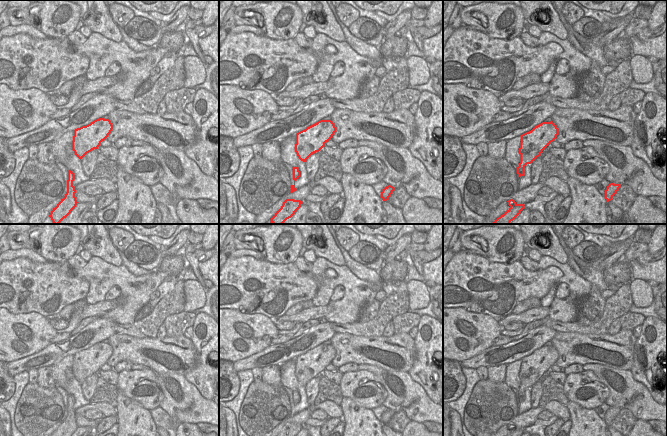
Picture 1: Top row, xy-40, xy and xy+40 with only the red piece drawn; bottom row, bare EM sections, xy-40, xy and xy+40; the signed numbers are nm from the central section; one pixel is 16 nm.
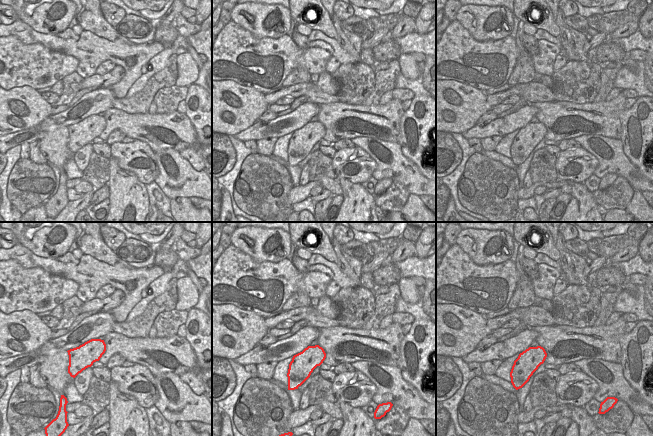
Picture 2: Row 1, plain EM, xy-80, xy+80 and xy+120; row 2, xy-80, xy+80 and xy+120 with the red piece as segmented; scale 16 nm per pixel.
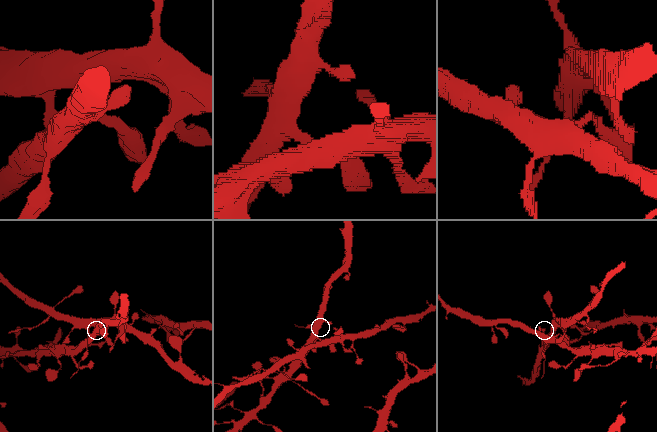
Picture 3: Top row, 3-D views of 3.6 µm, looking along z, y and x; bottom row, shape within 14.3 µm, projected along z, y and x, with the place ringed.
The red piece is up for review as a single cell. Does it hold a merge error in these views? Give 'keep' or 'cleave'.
cleave

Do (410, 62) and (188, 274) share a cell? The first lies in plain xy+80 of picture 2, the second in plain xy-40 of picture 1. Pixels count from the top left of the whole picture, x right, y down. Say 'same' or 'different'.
different

